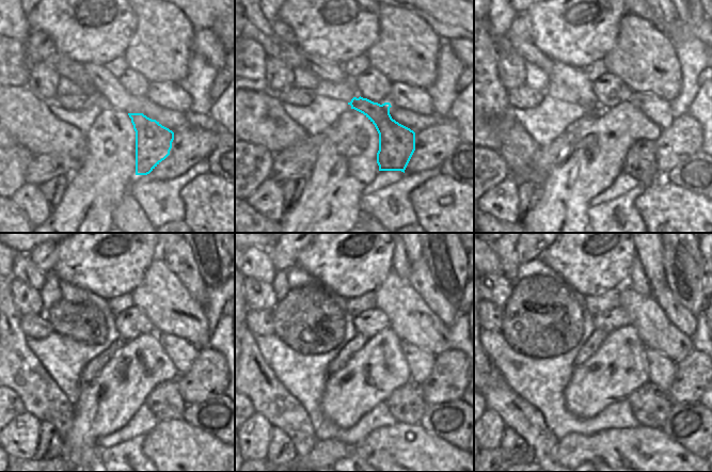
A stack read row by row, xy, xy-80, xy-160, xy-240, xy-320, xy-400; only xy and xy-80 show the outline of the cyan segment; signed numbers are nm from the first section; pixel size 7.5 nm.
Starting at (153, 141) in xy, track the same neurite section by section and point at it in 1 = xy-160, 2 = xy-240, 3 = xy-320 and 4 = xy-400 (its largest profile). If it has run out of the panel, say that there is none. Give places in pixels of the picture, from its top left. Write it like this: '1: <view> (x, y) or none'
1: xy-160 (641, 160)
2: xy-240 (165, 402)
3: xy-320 (406, 404)
4: xy-400 (649, 406)

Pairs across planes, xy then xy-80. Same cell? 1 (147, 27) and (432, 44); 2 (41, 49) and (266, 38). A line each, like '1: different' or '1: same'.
1: same
2: different

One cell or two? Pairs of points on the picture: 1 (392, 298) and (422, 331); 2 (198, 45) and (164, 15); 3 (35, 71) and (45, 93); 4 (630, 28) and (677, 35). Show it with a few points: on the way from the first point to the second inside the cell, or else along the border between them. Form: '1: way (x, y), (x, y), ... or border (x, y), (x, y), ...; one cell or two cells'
1: way (400, 307), (414, 323); one cell
2: border (195, 30), (190, 52); two cells
3: way (41, 76), (45, 88); one cell
4: border (644, 18), (653, 22), (673, 43); two cells

